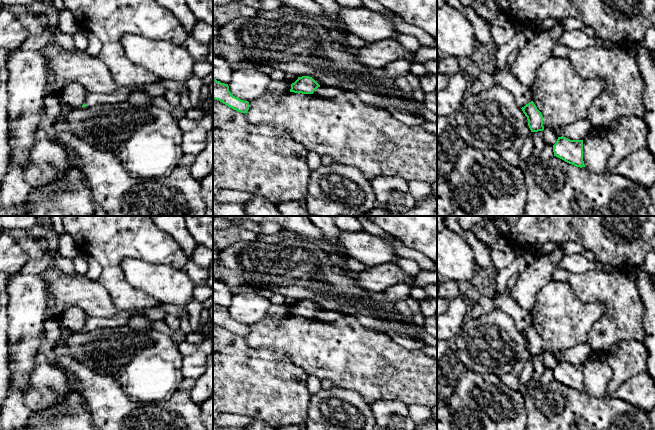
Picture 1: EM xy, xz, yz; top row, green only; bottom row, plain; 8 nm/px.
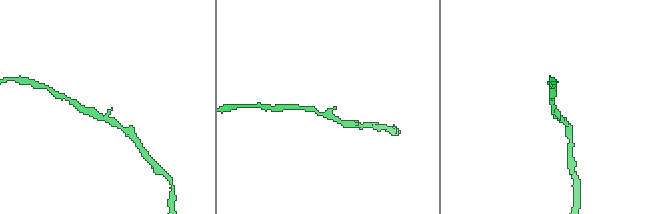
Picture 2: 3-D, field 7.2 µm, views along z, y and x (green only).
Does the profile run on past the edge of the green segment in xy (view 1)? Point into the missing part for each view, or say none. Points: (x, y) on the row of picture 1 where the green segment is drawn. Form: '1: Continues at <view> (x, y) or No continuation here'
1: No continuation here

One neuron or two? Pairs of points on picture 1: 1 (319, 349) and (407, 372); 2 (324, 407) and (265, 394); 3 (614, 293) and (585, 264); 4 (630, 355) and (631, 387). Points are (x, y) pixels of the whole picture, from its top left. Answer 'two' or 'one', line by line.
1: one
2: two
3: two
4: two

